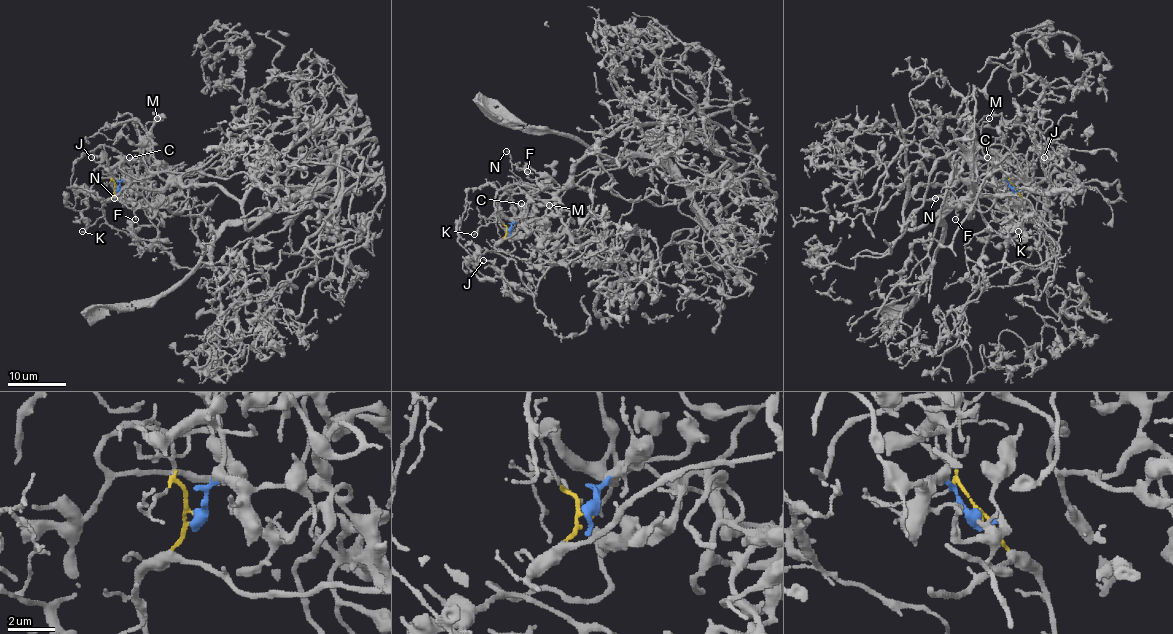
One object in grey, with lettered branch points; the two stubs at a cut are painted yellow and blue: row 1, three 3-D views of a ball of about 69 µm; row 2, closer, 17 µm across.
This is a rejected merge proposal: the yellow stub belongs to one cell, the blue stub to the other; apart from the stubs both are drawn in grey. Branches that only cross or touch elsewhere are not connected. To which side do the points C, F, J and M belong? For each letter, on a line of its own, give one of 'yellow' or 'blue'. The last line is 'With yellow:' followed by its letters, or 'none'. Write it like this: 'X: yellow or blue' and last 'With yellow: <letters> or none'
C: blue
F: yellow
J: blue
M: blue
With yellow: F

